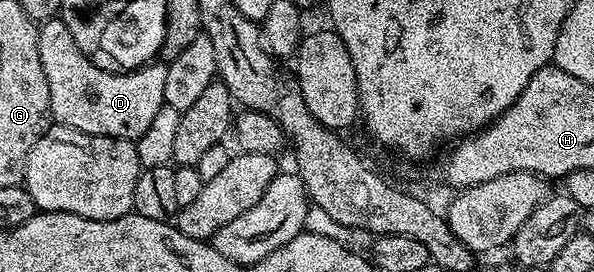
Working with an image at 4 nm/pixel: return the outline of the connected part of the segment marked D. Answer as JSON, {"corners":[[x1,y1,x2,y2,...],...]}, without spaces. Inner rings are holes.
{"corners":[[59,16,40,23,39,60,43,64,43,76,47,76,47,88,51,96,51,118,56,125,70,126,79,132,87,132,95,136,111,136,112,138,127,138,136,140,147,132,151,119,159,113,159,108,165,105,163,83,167,80,167,65,146,64,128,72,114,72,99,68,75,44,75,36,71,36,71,28]]}

